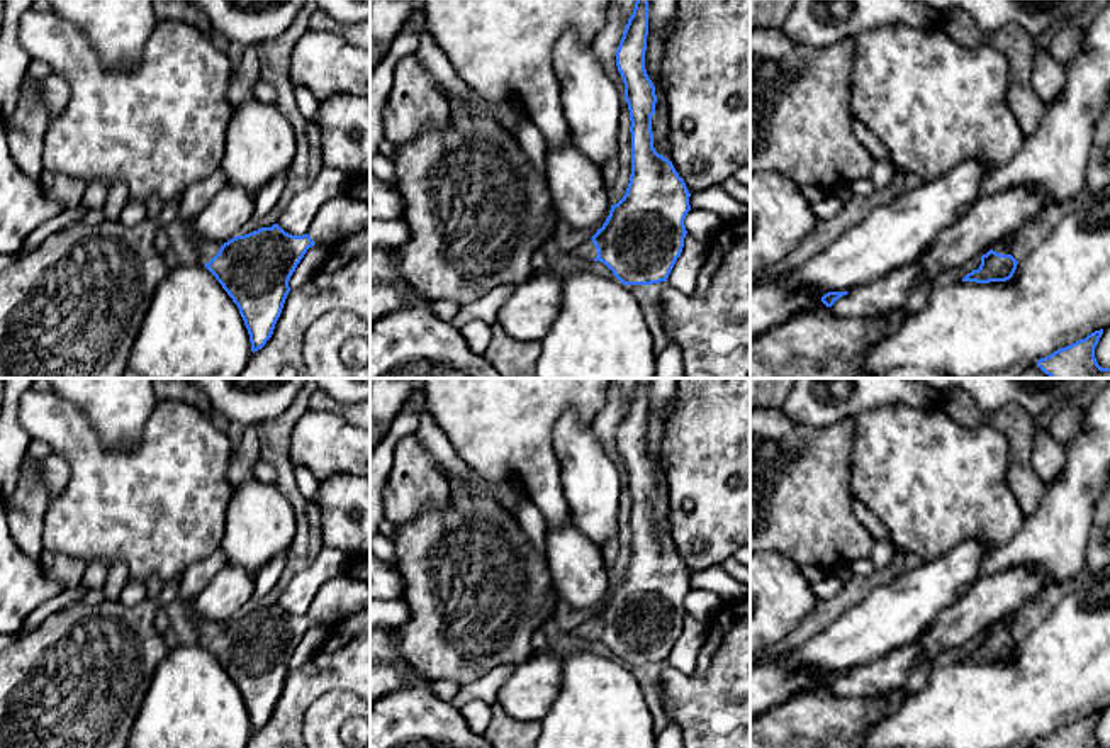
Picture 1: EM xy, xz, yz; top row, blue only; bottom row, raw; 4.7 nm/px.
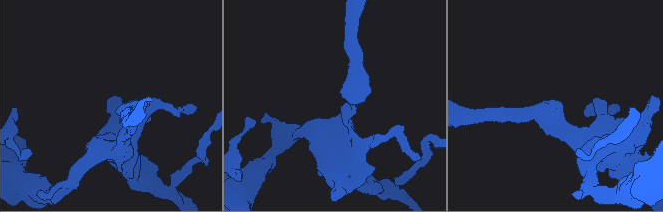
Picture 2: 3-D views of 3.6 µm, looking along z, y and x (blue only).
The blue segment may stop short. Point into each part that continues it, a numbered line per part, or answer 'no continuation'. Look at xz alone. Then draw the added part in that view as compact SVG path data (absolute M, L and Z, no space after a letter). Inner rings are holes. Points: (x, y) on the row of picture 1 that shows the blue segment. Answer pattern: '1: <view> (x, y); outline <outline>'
1: xz (586, 251); outline M587 239L587 241L580 243L580 244L569 254L569 258L570 258L572 261L587 261L587 263L594 261L596 256L597 256L597 249L596 249L592 239Z

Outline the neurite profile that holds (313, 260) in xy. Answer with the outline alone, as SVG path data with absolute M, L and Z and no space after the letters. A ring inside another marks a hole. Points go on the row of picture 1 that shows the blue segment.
M314 244L312 248L309 248L289 280L290 290L297 290L304 283L307 283L319 271L324 260L326 253L322 246Z

